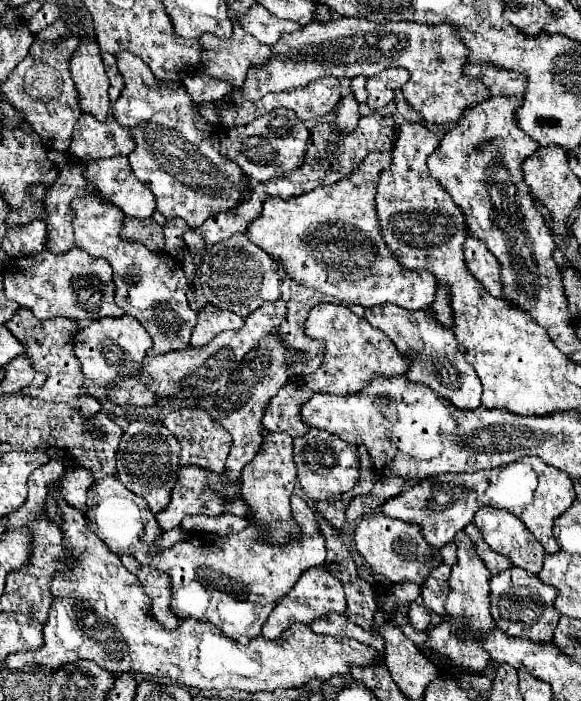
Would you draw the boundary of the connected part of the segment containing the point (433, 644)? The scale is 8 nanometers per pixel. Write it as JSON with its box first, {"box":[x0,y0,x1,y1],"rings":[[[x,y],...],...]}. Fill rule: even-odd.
{"box":[420,532,494,674],"rings":[[[458,532],[454,542],[458,544],[458,564],[452,568],[452,574],[448,578],[450,594],[444,604],[446,614],[438,626],[428,630],[428,640],[424,642],[420,652],[426,656],[436,654],[450,658],[464,672],[482,674],[482,670],[490,666],[490,654],[484,650],[480,636],[492,632],[494,628],[494,620],[490,616],[490,602],[488,602],[490,570],[486,568],[486,564],[482,564],[482,558],[476,554],[474,542],[464,532]]]}

